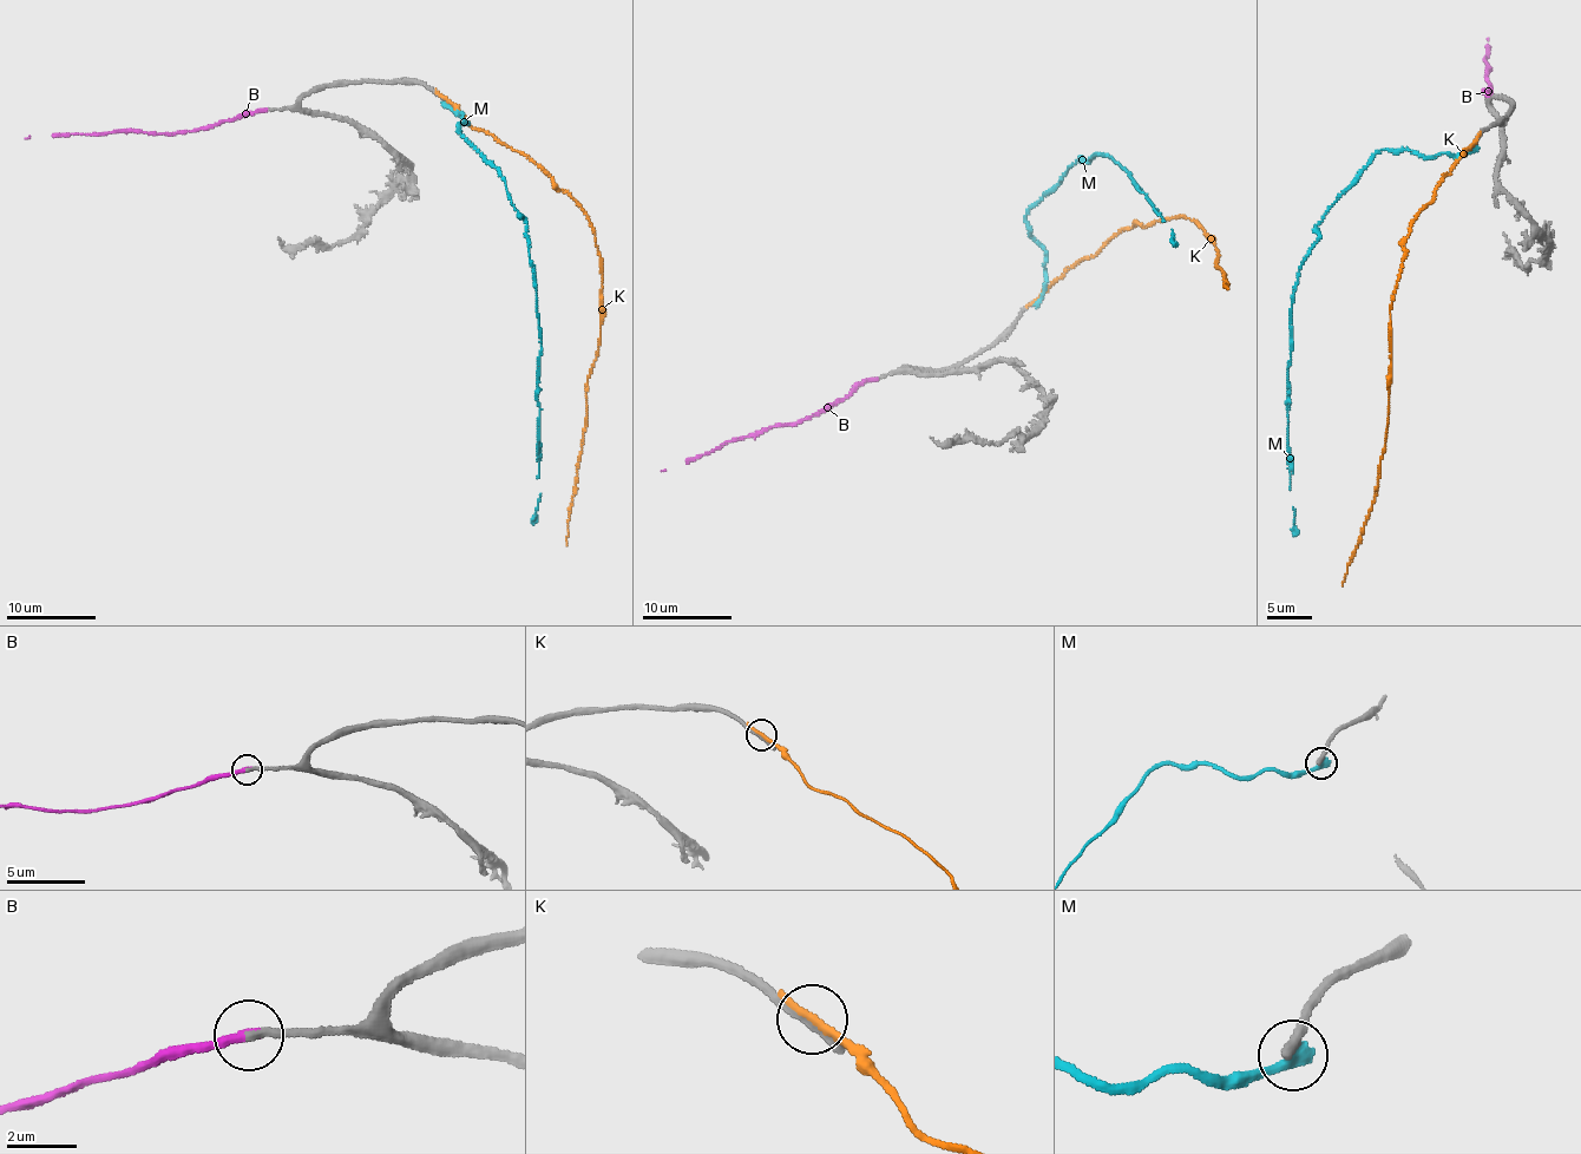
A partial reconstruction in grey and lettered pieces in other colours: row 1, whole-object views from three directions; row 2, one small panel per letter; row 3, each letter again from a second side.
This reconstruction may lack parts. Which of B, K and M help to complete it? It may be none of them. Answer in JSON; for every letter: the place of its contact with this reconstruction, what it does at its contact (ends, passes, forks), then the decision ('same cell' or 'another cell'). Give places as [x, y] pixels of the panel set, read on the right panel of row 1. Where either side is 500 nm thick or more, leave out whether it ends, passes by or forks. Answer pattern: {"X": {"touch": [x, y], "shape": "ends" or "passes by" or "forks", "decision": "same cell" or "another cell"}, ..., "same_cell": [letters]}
{"B": {"touch": [1486, 93], "shape": "ends", "decision": "same cell"}, "K": {"touch": [1475, 141], "shape": "ends", "decision": "another cell"}, "M": {"touch": [1474, 150], "shape": "ends", "decision": "another cell"}, "same_cell": ["B"]}

